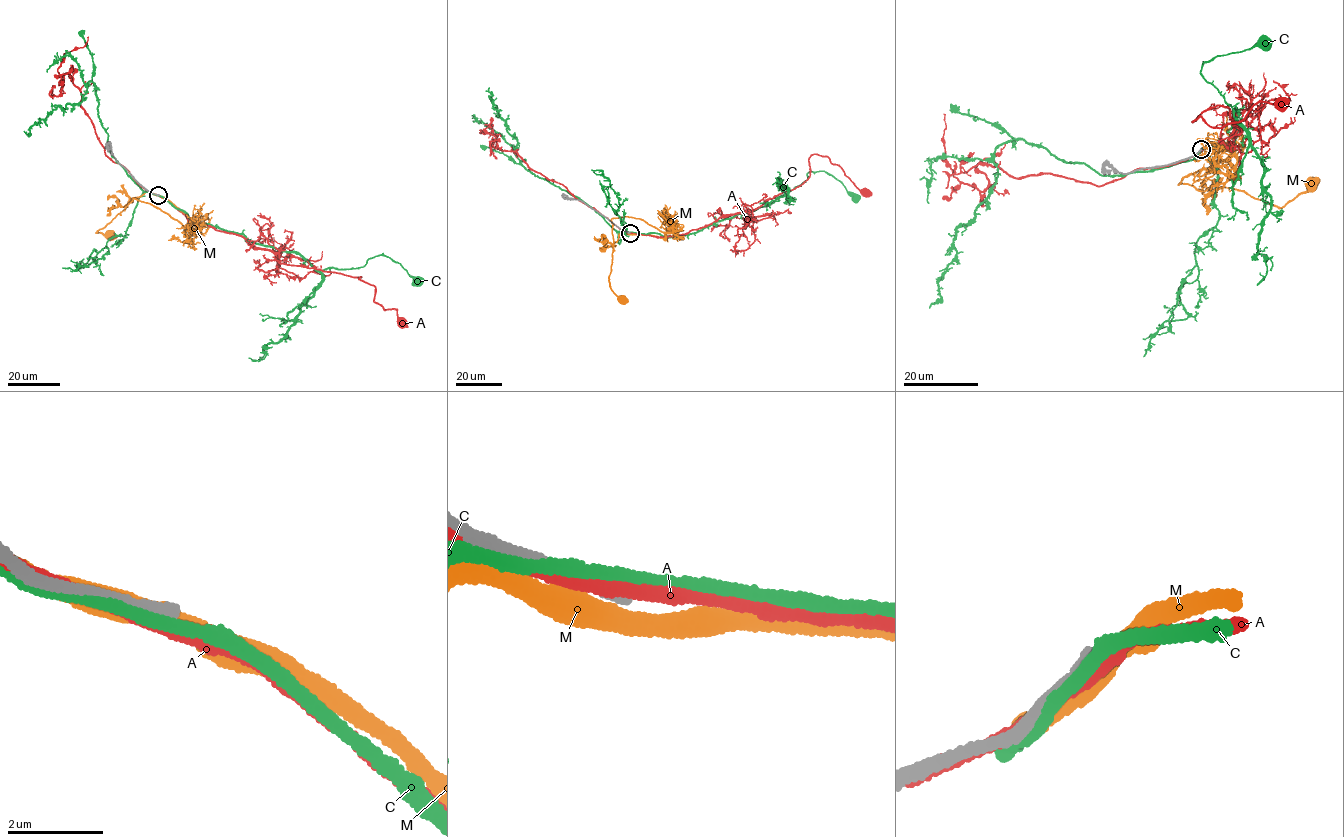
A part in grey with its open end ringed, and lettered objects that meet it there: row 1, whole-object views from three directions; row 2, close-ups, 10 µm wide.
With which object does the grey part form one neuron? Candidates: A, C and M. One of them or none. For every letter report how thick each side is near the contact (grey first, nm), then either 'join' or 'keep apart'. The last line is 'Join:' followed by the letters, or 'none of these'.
A: 220 nm thick on the grey side, 240 nm on the other; keep apart
C: 220 nm thick on the grey side, 280 nm on the other; keep apart
M: 400 nm thick on the grey side, 440 nm on the other; keep apart
Join: none of these

